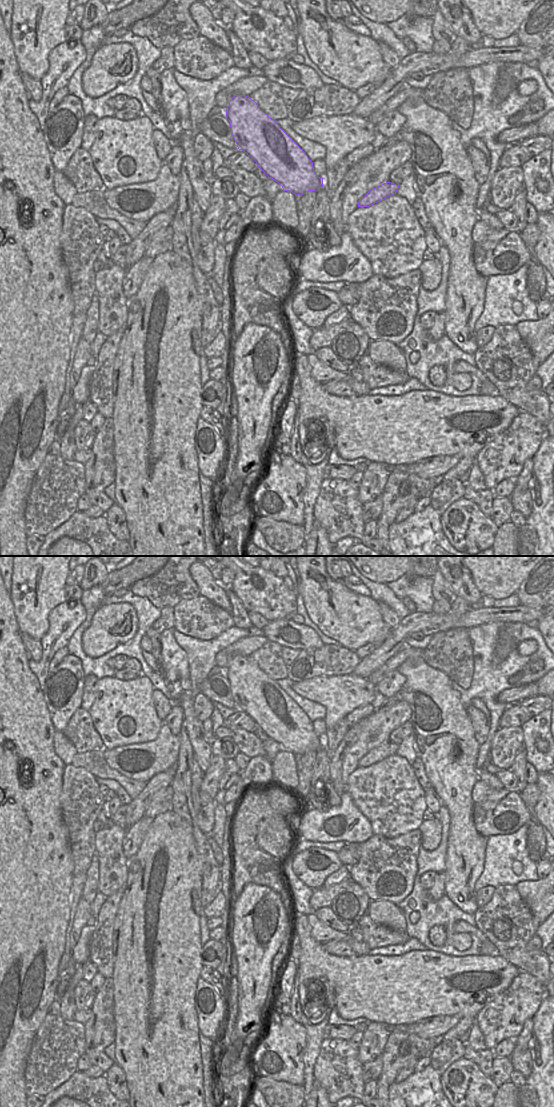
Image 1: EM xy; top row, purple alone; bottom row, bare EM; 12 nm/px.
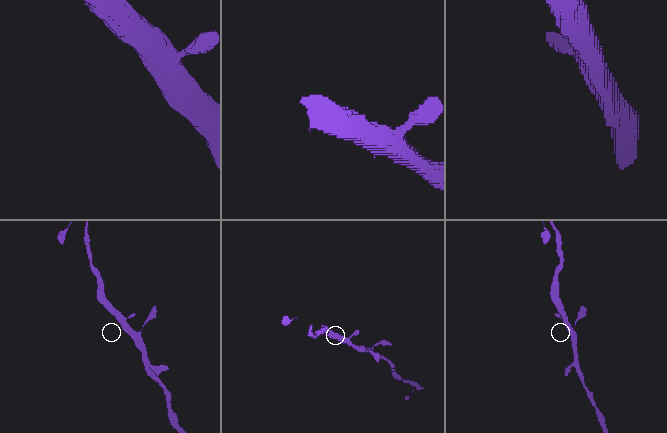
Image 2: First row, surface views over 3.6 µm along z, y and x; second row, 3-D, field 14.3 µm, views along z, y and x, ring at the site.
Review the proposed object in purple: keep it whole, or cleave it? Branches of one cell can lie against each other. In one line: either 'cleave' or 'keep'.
keep

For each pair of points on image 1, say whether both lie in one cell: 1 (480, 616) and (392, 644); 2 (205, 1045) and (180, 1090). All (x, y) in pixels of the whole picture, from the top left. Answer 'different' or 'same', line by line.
1: same
2: different

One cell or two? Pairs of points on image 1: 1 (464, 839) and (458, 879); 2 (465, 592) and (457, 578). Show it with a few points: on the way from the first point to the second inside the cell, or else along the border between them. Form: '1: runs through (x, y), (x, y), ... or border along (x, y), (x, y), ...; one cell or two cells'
1: runs through (465, 849), (466, 869); one cell
2: runs through (465, 589), (460, 581); one cell

